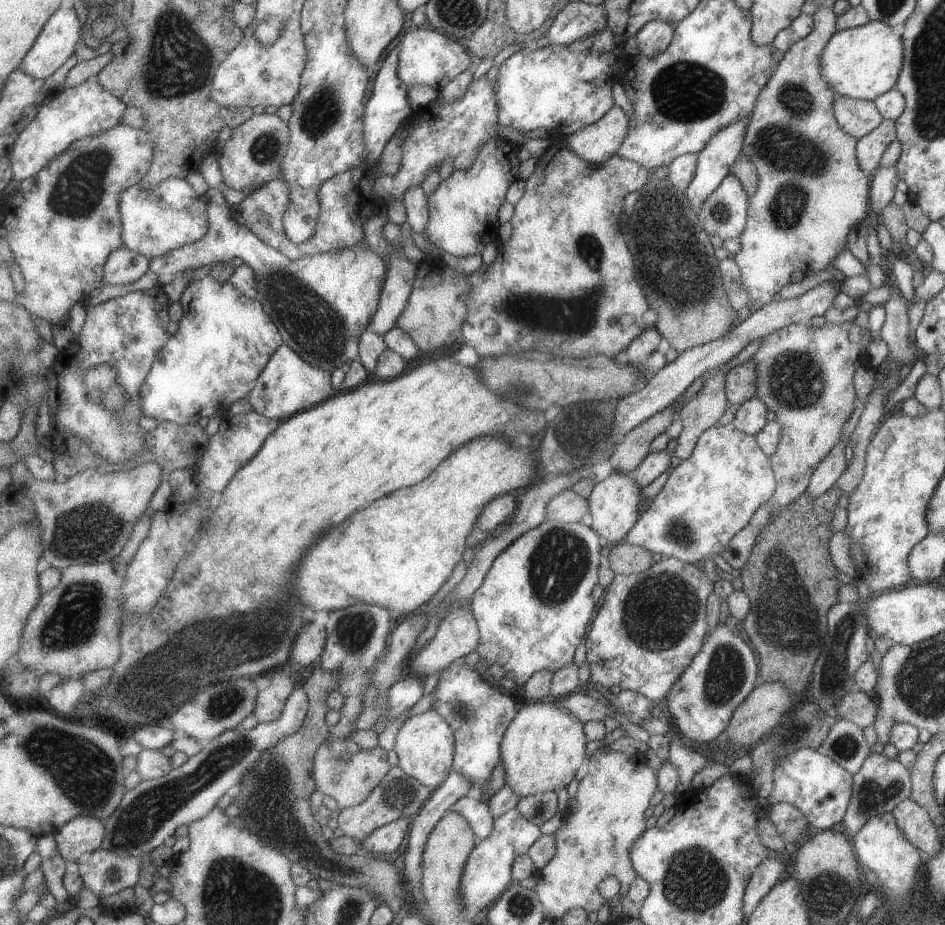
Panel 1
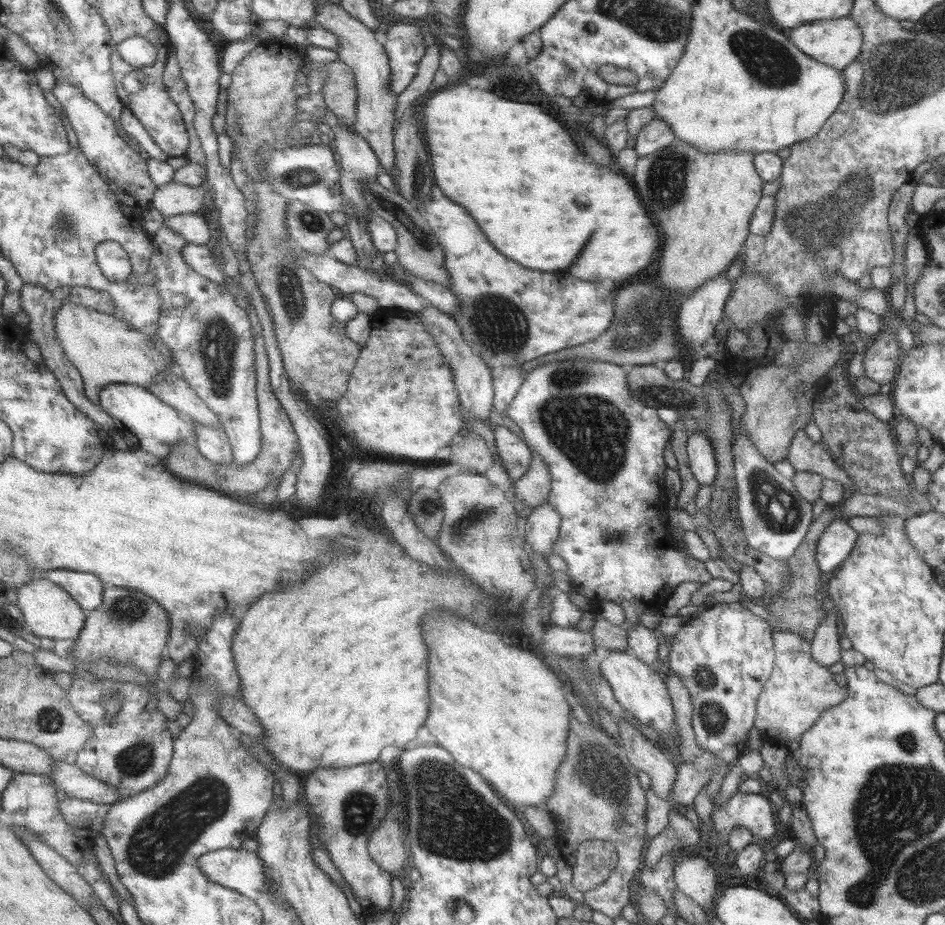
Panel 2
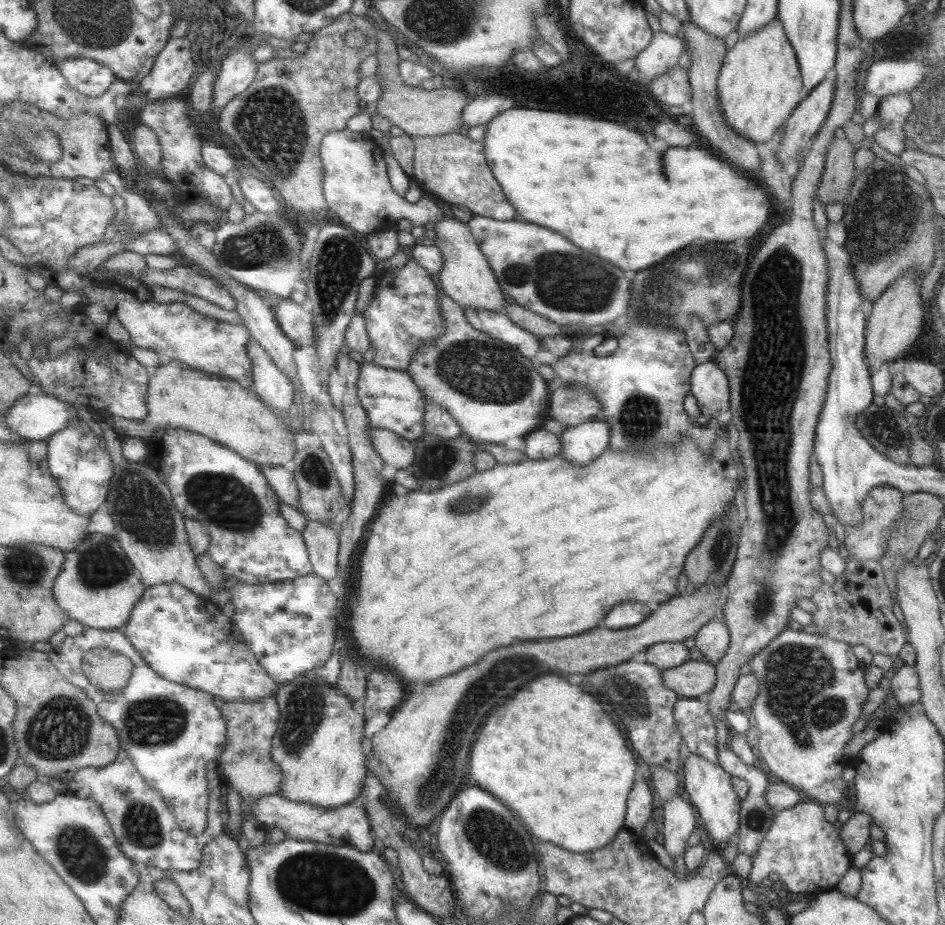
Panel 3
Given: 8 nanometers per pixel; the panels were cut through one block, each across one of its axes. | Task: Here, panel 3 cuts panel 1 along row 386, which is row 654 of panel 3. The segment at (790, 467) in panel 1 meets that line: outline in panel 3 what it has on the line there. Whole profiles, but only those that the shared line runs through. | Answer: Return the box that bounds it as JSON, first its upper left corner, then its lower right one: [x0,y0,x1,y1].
[747,628,874,824]

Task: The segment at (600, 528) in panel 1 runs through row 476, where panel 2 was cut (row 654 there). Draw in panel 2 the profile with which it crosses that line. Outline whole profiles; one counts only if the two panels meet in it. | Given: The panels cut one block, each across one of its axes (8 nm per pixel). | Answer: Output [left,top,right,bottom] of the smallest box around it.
[599,651,676,734]

